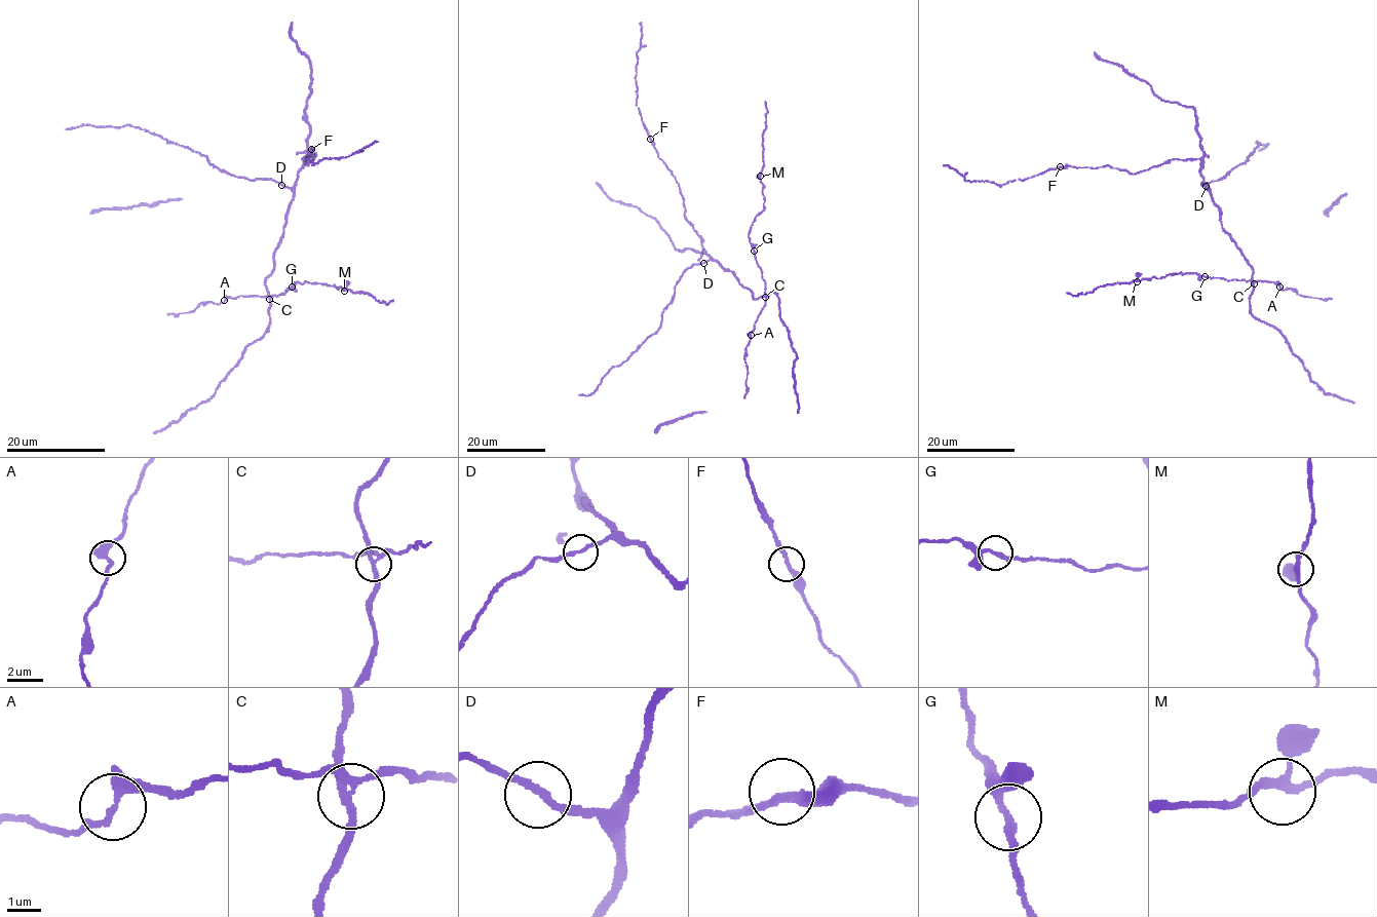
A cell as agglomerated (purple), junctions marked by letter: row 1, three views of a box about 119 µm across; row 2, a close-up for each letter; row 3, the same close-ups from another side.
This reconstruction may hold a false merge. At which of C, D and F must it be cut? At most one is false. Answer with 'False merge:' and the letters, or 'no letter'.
False merge: C

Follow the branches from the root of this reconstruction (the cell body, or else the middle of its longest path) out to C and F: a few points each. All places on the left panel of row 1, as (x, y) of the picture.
C: (281, 184), (290, 189), (293, 197), (273, 254), (273, 268), (265, 283), (269, 299)
F: (281, 184), (294, 185), (303, 161), (312, 155), (305, 155), (307, 165), (315, 157), (309, 152), (311, 149)

